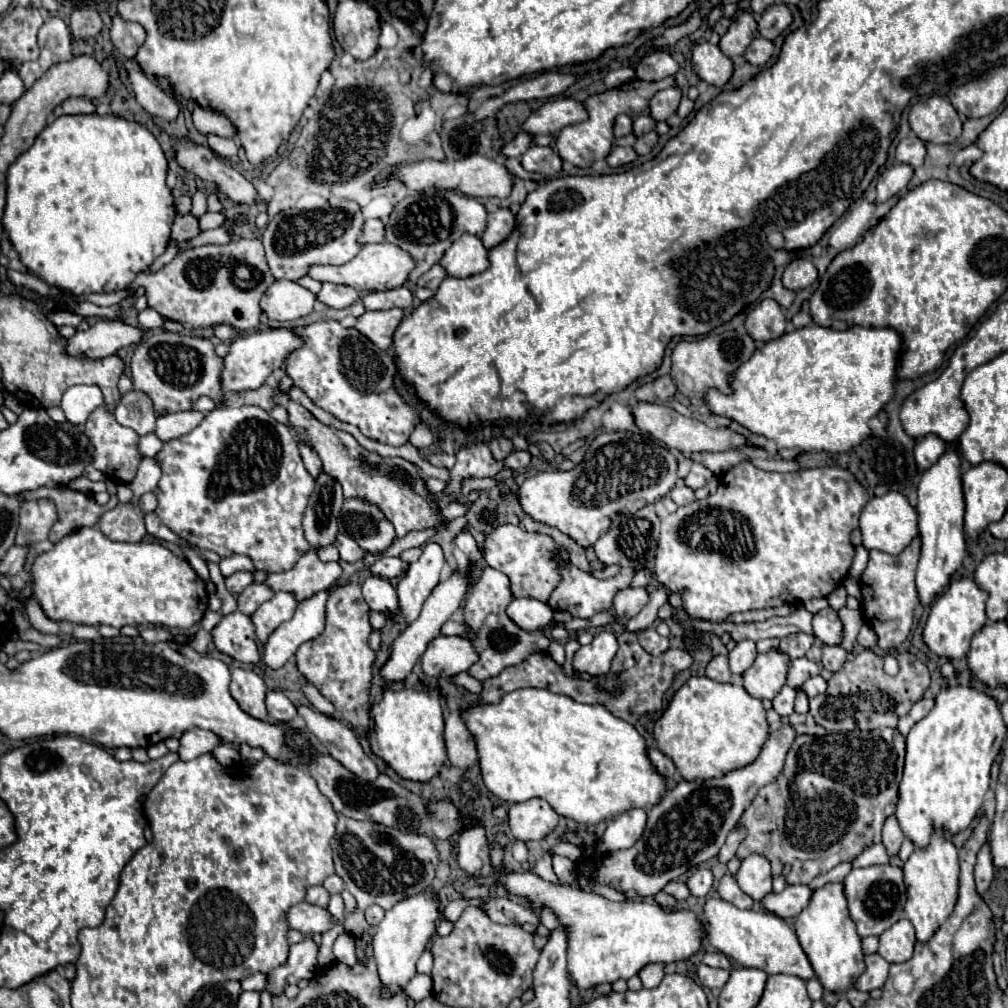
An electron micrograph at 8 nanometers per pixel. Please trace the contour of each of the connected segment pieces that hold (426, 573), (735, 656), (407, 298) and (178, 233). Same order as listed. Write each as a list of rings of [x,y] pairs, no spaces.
[[[426,544],[422,556],[408,566],[400,584],[396,586],[400,606],[390,616],[400,624],[410,624],[418,618],[424,600],[430,596],[434,586],[440,582],[440,570],[444,566],[444,554],[440,544]]]
[[[742,640],[736,644],[736,648],[730,652],[730,670],[732,674],[740,676],[744,670],[748,670],[754,660],[756,660],[758,652],[756,652],[756,646],[752,640]]]
[[[406,286],[384,290],[384,292],[368,292],[362,298],[366,310],[390,310],[390,308],[408,308],[414,298]]]
[[[176,214],[174,226],[172,226],[172,238],[174,240],[192,240],[200,234],[200,226],[198,226],[198,218],[192,214]]]

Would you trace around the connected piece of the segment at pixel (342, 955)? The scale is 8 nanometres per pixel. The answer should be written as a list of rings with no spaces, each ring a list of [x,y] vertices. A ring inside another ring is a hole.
[[[342,932],[336,942],[334,942],[334,956],[338,958],[338,962],[344,962],[346,966],[354,966],[358,962],[356,956],[356,940],[352,934]]]

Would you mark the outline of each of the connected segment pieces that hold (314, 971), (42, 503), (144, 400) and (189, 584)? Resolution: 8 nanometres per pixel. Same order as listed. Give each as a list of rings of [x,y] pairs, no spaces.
[[[306,936],[304,942],[290,946],[288,962],[284,966],[278,966],[268,972],[270,980],[266,980],[264,990],[270,996],[280,996],[280,994],[284,994],[284,988],[288,984],[298,984],[304,978],[312,980],[322,970],[316,956],[318,956],[318,946],[310,936]]]
[[[26,500],[20,510],[20,528],[16,534],[16,544],[36,544],[48,538],[48,532],[56,520],[56,508],[52,500]]]
[[[140,390],[126,392],[120,400],[120,404],[116,406],[114,416],[122,426],[136,430],[140,436],[144,436],[156,428],[154,404],[152,404],[150,396]]]
[[[80,528],[64,536],[54,550],[44,552],[36,558],[32,566],[32,584],[34,596],[44,608],[46,616],[52,620],[68,620],[72,624],[100,626],[108,624],[114,628],[130,626],[166,626],[190,630],[196,622],[202,620],[208,608],[208,592],[206,584],[198,578],[198,574],[190,568],[186,558],[178,558],[160,542],[116,542],[106,538],[98,528]]]

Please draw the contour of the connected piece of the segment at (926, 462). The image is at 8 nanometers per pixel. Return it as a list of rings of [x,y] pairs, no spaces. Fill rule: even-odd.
[[[928,434],[922,440],[918,440],[916,448],[914,448],[914,458],[916,458],[918,468],[928,470],[932,464],[936,464],[938,458],[942,456],[942,452],[944,452],[944,446],[946,444],[934,434]]]

